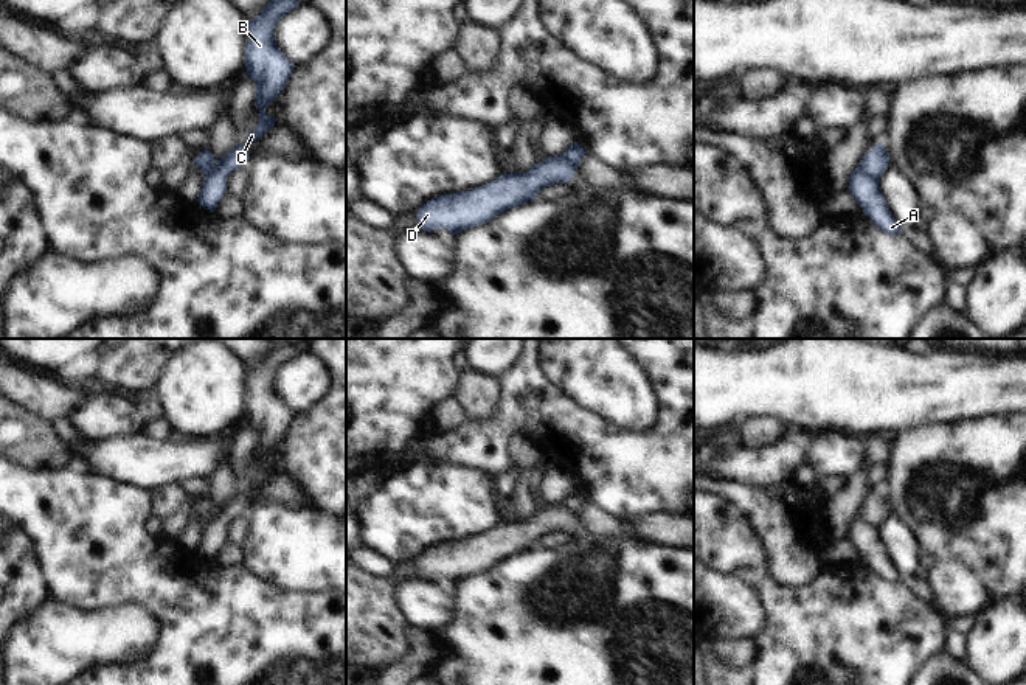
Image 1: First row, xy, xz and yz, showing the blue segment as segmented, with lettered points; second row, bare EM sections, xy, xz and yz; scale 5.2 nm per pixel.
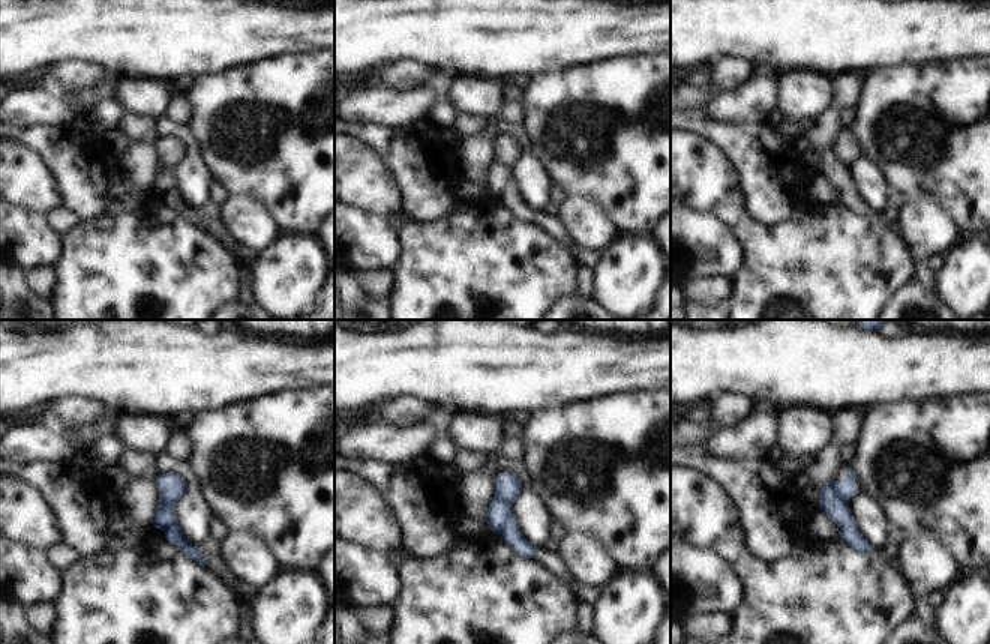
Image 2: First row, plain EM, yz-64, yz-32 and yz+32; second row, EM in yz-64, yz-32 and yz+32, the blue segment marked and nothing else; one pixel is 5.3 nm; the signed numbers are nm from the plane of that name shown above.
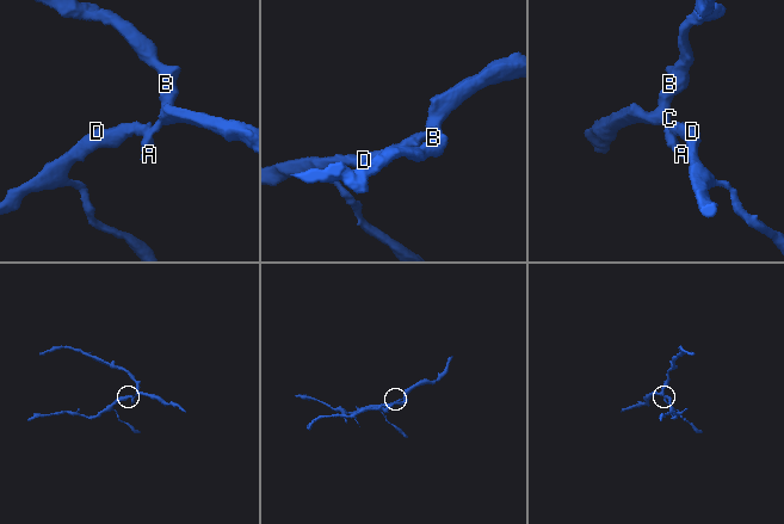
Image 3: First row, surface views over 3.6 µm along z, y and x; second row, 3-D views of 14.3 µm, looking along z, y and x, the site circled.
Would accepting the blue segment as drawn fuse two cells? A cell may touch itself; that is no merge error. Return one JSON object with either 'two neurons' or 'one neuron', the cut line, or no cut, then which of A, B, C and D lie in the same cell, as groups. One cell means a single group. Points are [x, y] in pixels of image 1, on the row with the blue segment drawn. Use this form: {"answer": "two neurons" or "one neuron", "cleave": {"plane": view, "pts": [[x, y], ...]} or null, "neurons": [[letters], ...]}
{"answer": "two neurons", "cleave": {"plane": "yz", "pts": [[860, 165], [877, 180]]}, "neurons": [["A", "B", "C"], ["D"]]}

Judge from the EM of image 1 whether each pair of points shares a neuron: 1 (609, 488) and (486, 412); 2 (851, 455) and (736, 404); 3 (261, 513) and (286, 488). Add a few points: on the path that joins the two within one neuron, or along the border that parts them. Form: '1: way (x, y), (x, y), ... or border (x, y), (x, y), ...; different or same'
1: border (502, 382), (499, 415), (485, 424), (469, 423); different
2: border (814, 434), (851, 435); different
3: border (250, 504), (273, 500), (297, 510), (309, 508); different

